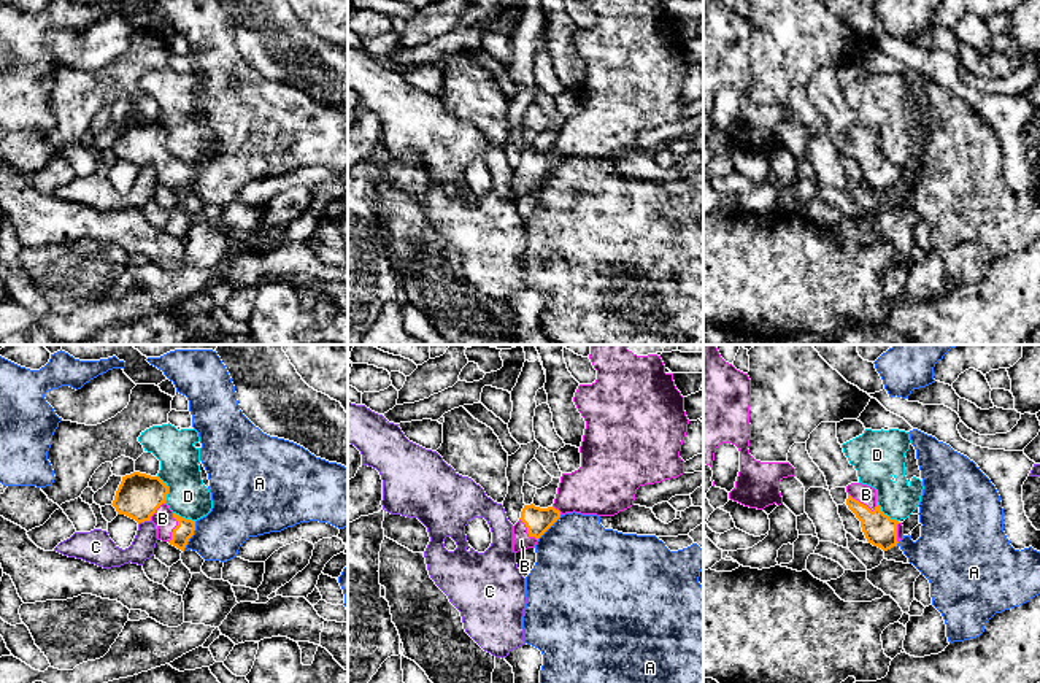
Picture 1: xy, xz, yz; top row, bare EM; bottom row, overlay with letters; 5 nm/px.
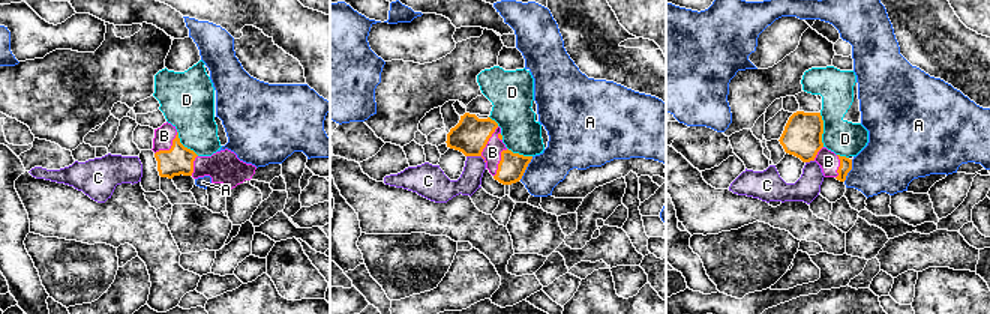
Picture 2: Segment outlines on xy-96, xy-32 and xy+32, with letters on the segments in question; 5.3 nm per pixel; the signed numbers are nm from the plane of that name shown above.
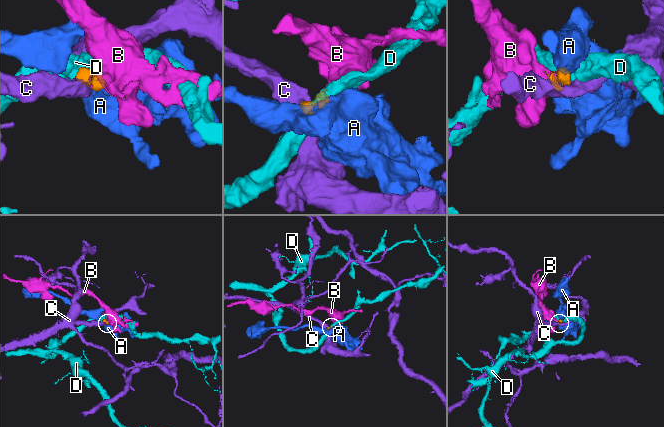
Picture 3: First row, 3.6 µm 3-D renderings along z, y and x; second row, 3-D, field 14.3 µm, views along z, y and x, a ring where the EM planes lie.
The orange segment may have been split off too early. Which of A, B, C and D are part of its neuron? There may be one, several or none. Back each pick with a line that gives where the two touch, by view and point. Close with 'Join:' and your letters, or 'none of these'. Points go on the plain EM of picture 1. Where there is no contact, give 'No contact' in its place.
B: Touches orange at yz (862, 148)
Join: B

